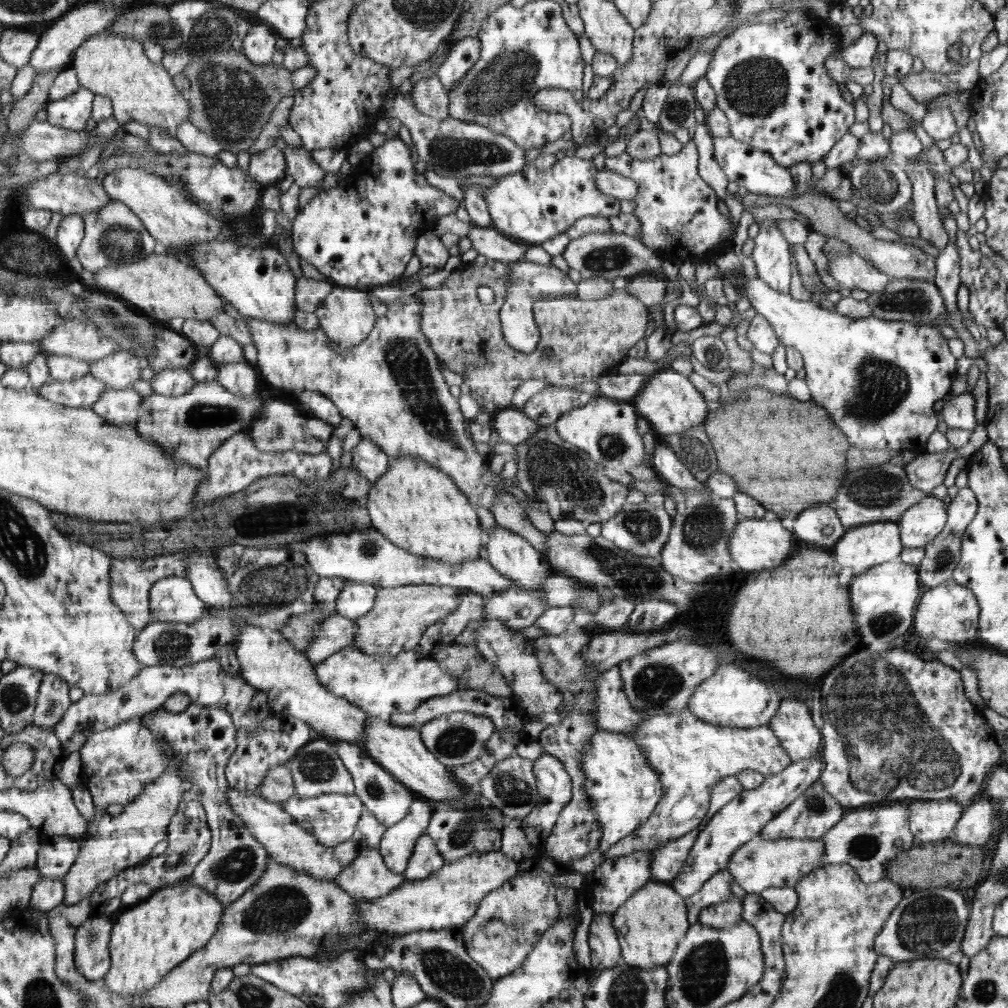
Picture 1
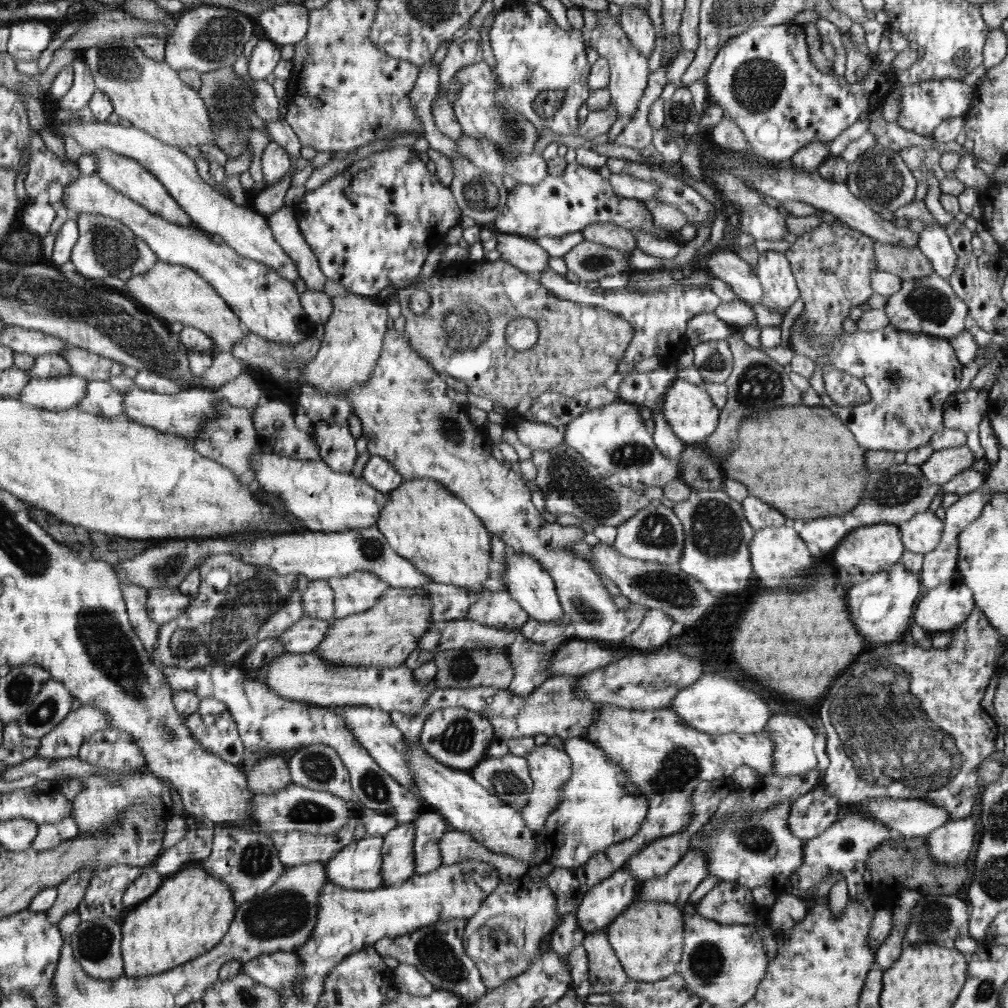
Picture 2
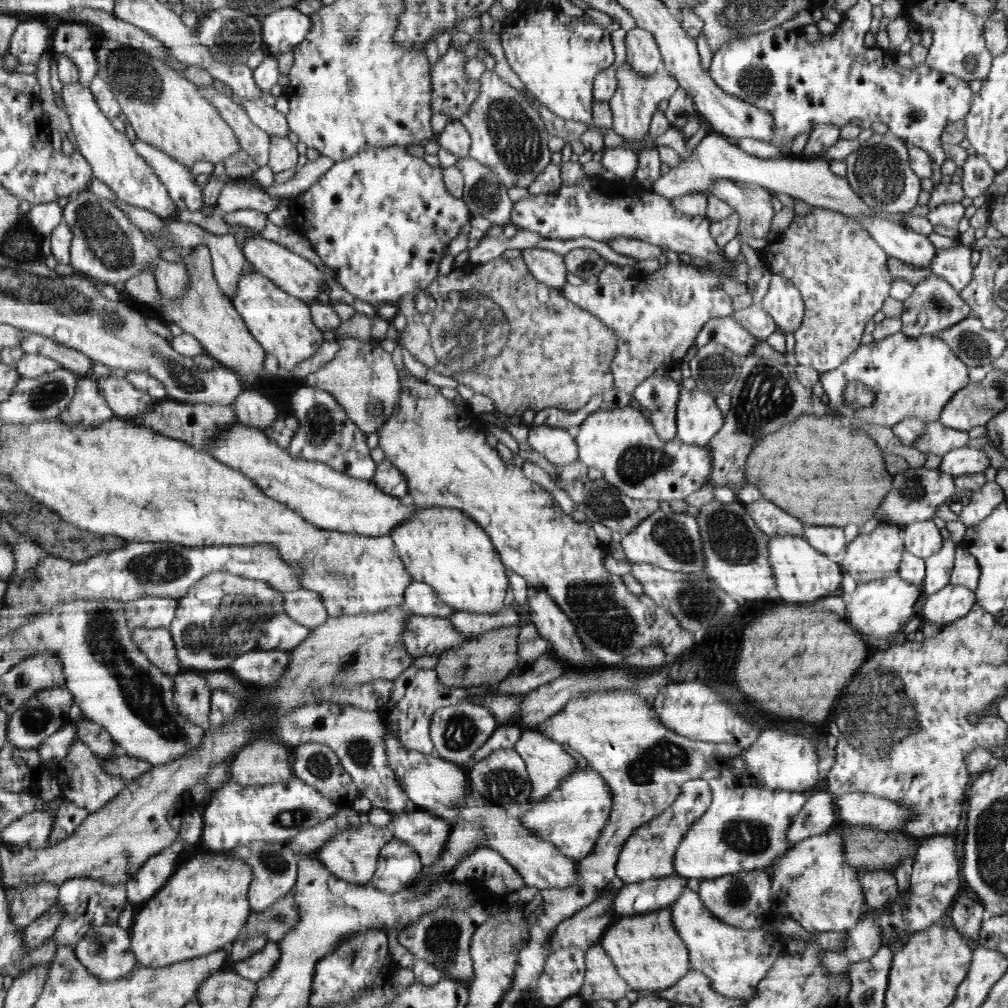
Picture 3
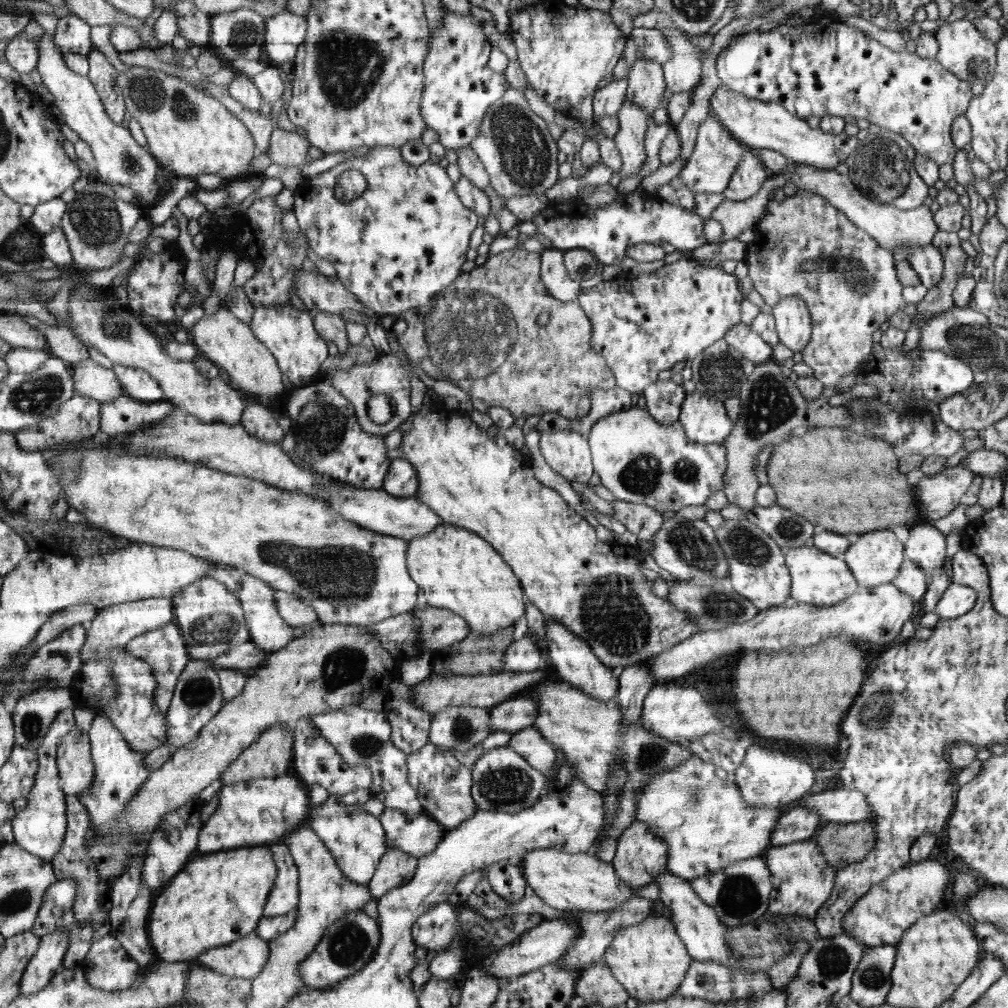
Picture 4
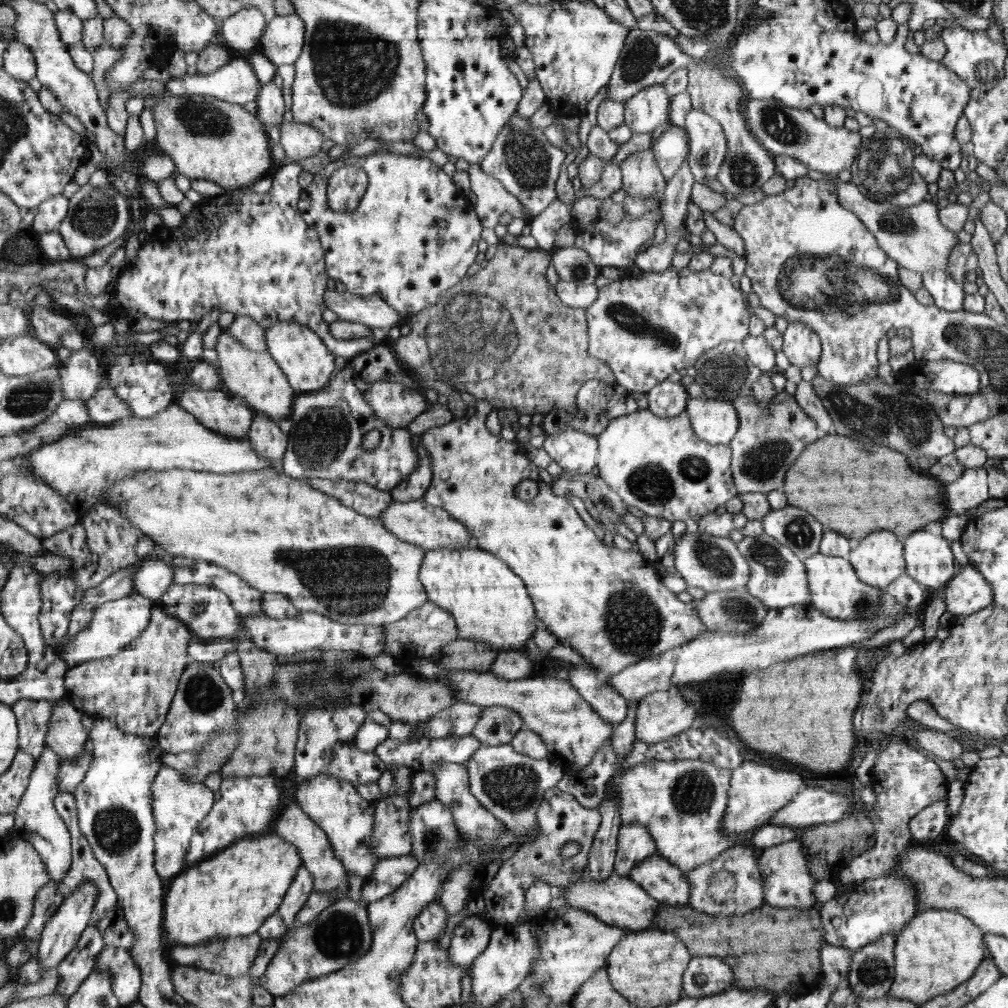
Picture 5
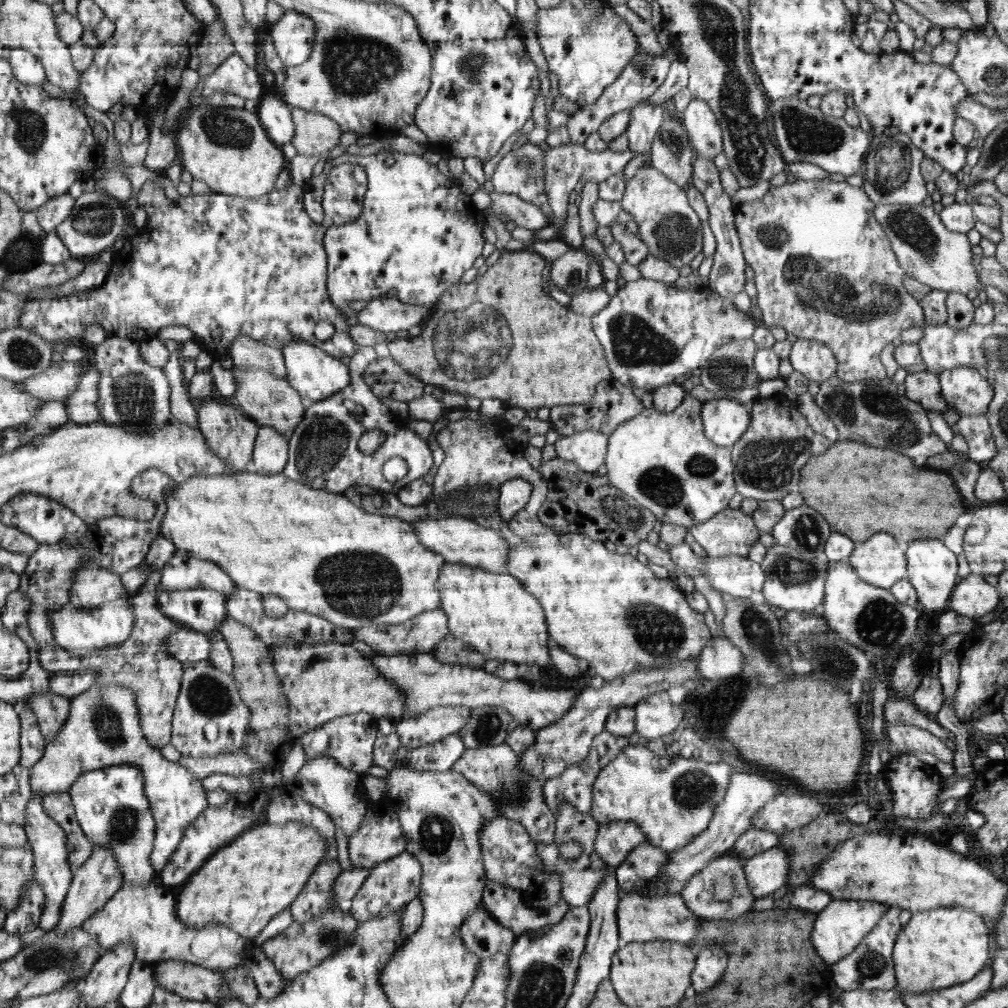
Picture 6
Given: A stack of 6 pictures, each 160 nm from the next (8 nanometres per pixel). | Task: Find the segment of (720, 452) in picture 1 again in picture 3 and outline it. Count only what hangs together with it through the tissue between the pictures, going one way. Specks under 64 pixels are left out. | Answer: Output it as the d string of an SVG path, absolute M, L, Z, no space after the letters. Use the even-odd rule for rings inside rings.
M807 414L796 422L780 426L780 430L762 436L745 464L746 481L762 493L762 498L774 502L778 508L796 516L800 522L816 526L864 526L880 506L882 498L892 486L892 478L886 471L884 454L867 433L852 429L840 416Z

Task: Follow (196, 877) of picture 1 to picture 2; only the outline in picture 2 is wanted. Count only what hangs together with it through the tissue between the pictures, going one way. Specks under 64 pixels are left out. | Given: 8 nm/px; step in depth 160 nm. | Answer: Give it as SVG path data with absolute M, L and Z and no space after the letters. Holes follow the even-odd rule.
M202 699L197 711L186 718L192 735L212 754L238 764L245 753L243 740L227 705L222 701ZM216 824L210 856L200 865L205 867L205 870L208 870L210 874L220 878L222 882L229 884L237 905L244 905L246 902L253 901L264 892L272 889L286 868L281 862L279 851L270 836L266 836L266 834L260 836L258 832L250 832L246 829L222 827L222 824Z

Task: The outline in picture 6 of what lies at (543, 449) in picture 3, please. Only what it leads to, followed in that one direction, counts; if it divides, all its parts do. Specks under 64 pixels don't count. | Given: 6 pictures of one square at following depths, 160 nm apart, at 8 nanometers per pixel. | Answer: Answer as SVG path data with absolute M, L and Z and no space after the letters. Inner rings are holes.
M592 430L561 436L556 440L557 459L560 462L574 463L586 472L597 472L606 462L608 435Z

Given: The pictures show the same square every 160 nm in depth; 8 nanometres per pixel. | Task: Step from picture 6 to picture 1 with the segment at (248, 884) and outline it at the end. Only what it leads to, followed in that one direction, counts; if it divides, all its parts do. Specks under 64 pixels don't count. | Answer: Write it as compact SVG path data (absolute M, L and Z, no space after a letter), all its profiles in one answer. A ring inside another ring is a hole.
M190 877L158 889L142 904L129 906L114 922L110 938L110 970L102 981L122 996L150 990L182 962L216 936L225 908L216 895L198 887Z

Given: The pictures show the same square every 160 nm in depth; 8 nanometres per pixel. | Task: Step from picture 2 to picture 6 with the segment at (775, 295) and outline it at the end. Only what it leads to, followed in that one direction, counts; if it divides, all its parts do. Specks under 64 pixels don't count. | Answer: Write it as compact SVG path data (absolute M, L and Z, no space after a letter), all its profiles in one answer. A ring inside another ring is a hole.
M797 339L791 346L789 361L794 370L819 384L837 372L833 352L823 342L814 339Z

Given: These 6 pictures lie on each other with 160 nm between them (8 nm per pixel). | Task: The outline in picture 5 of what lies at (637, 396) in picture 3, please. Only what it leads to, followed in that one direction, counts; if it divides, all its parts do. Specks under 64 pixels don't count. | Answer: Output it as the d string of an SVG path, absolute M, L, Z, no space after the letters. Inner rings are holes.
M662 381L647 393L649 410L661 418L673 418L682 414L690 399L681 383Z

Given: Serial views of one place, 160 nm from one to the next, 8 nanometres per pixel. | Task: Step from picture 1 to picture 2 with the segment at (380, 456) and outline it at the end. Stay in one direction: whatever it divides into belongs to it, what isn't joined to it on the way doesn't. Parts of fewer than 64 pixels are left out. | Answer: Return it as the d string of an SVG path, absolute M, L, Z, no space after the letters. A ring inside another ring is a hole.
M372 455L364 466L362 478L385 495L393 493L405 480L388 459Z

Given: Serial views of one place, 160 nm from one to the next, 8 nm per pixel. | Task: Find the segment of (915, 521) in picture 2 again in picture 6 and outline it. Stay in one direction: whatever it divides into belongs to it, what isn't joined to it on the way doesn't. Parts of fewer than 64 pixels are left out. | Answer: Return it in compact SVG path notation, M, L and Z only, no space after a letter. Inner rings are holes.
M924 538L910 542L906 552L907 576L910 584L916 589L918 607L925 612L938 612L948 607L949 598L955 584L960 580L958 576L957 555L952 553L940 540Z

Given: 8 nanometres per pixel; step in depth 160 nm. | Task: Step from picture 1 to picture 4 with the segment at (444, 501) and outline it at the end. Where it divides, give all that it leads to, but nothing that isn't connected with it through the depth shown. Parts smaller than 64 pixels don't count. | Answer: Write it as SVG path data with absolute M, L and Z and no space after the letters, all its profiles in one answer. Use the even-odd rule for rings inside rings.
M448 523L436 526L432 533L425 537L408 540L409 573L417 581L424 600L430 606L454 611L461 615L473 633L492 634L502 629L514 627L517 618L525 614L524 588L515 571L505 562L500 552L486 542L481 535L465 528Z

